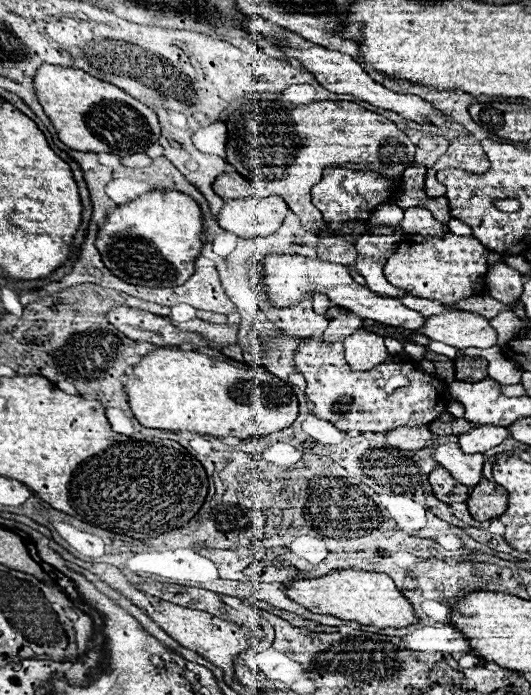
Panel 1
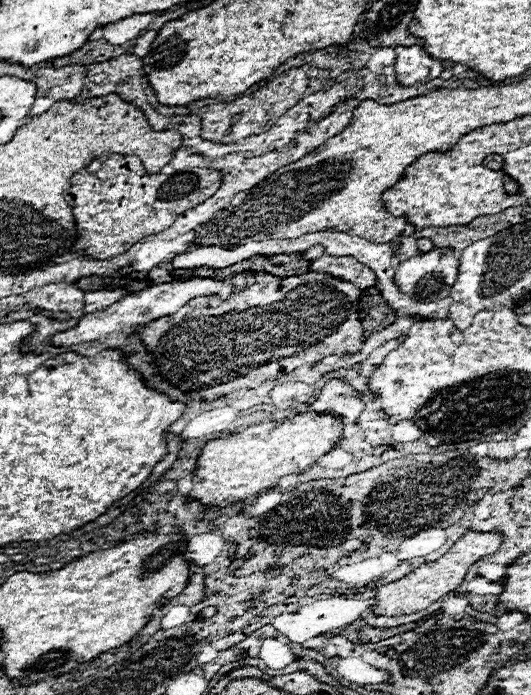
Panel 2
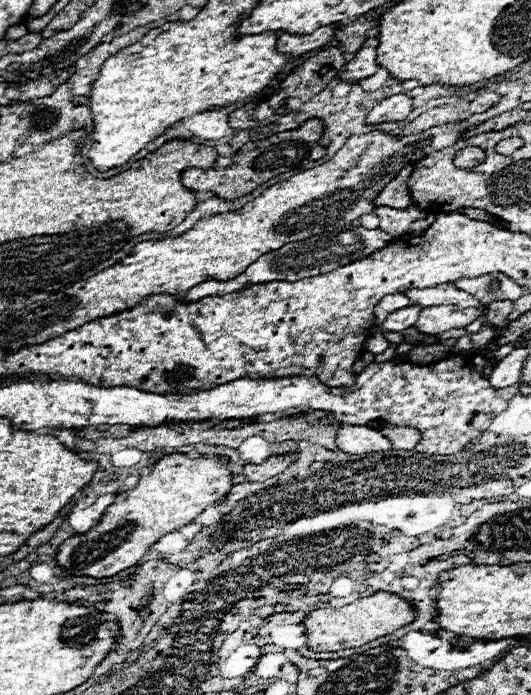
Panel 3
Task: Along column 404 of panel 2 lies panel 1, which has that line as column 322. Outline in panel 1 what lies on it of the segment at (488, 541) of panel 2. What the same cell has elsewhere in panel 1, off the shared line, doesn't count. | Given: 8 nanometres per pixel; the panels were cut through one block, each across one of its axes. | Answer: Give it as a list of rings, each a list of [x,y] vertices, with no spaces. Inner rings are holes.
[[[334,570],[326,576],[312,578],[312,580],[292,580],[284,584],[284,594],[298,602],[300,606],[316,612],[316,614],[330,614],[342,620],[356,620],[364,626],[376,628],[402,628],[408,624],[418,622],[410,602],[398,592],[392,578],[384,572],[366,572],[366,570]]]

